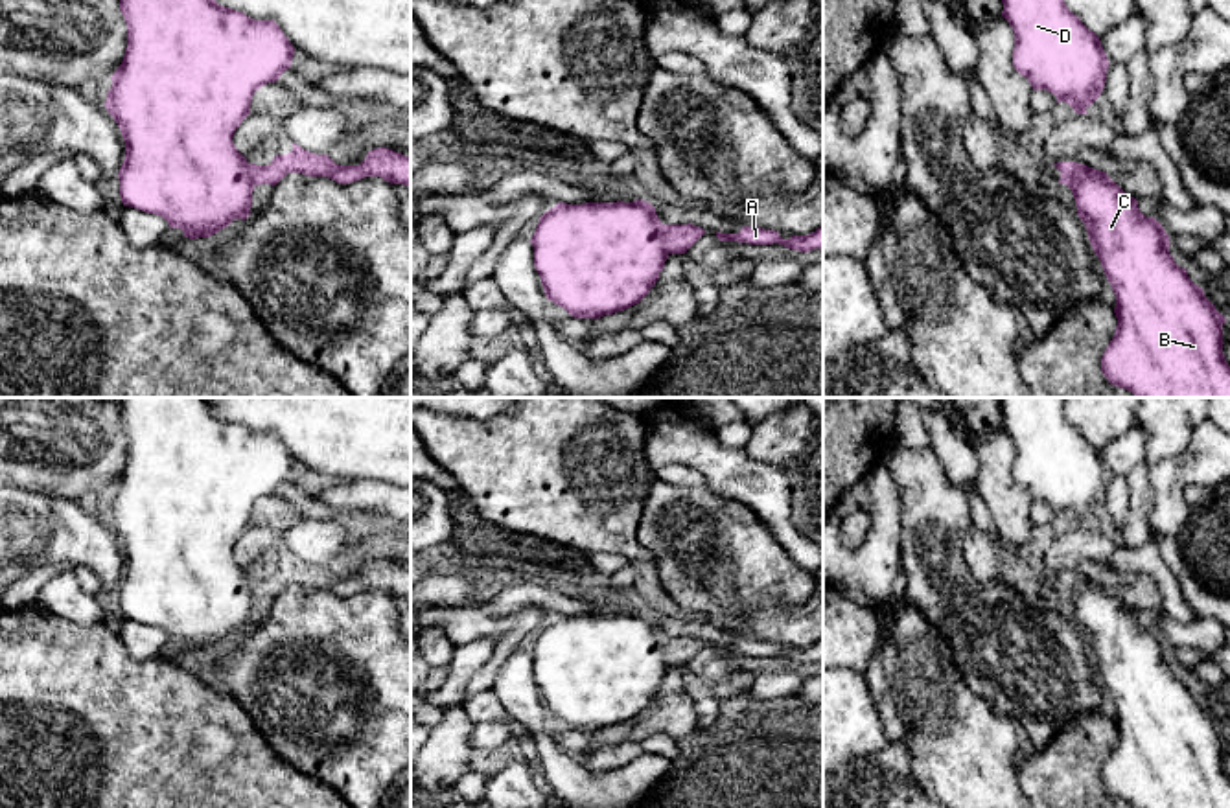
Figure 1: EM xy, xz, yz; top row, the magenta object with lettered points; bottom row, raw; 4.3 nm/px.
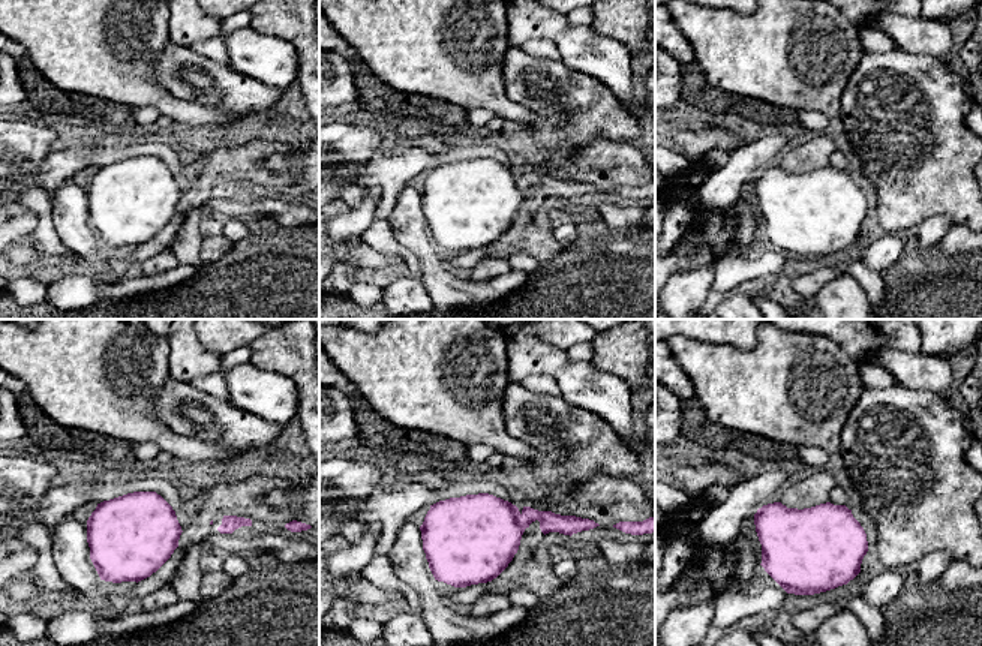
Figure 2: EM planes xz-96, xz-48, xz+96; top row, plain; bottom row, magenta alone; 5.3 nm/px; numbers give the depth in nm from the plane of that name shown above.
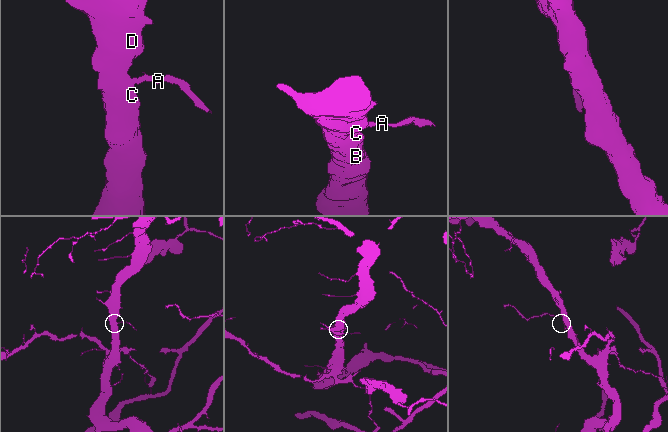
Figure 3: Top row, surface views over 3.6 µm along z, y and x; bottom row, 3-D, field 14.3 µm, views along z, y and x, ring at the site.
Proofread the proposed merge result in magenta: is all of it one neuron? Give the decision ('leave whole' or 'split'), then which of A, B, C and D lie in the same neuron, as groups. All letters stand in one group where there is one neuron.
split | A / B C D

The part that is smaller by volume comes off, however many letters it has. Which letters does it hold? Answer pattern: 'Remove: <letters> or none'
Remove: A

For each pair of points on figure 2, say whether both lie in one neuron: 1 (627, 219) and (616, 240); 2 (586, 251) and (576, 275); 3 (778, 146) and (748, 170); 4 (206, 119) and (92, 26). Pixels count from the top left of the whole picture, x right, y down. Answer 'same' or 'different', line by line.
1: different
2: same
3: same
4: same

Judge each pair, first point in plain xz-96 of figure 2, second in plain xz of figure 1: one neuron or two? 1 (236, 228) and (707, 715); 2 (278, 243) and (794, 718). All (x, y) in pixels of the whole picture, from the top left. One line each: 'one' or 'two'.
1: one
2: one

